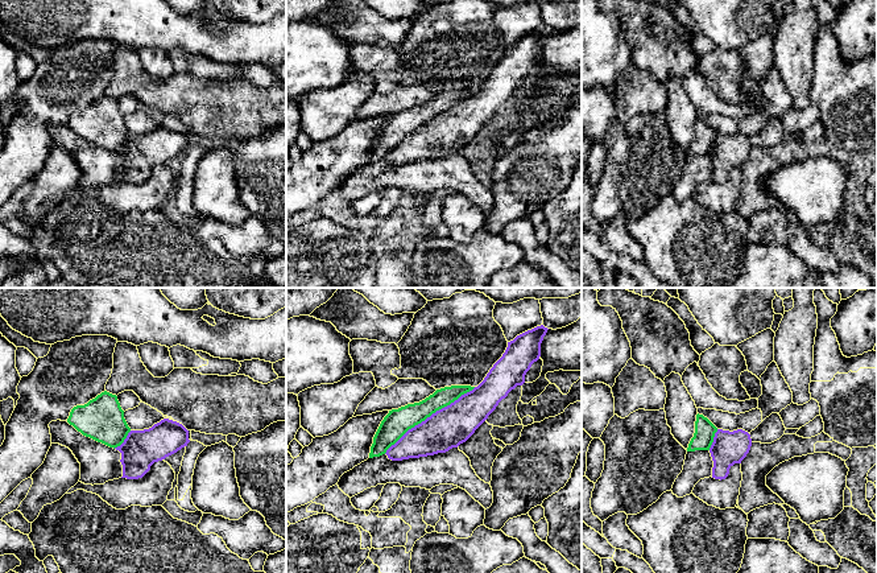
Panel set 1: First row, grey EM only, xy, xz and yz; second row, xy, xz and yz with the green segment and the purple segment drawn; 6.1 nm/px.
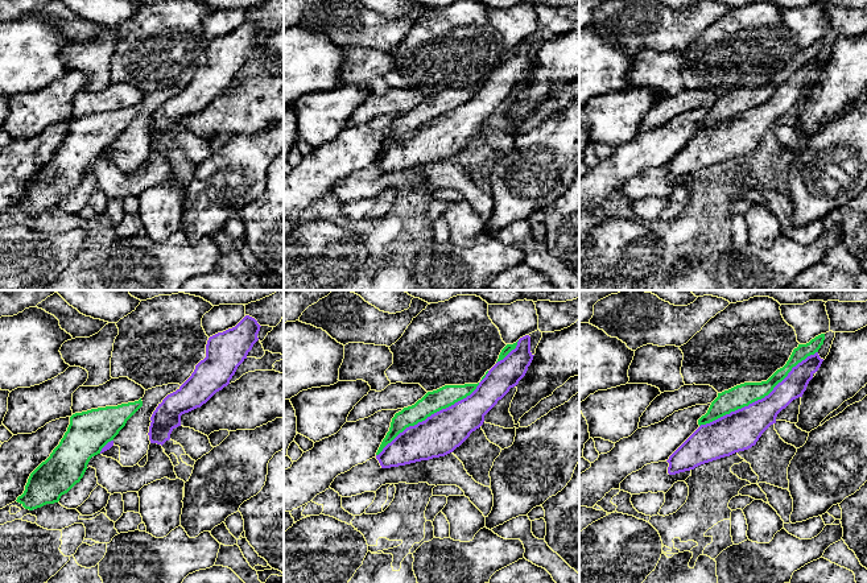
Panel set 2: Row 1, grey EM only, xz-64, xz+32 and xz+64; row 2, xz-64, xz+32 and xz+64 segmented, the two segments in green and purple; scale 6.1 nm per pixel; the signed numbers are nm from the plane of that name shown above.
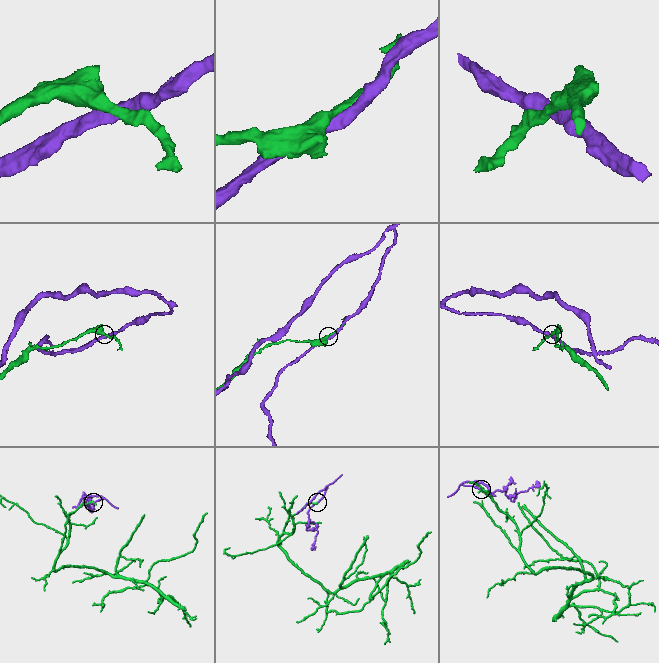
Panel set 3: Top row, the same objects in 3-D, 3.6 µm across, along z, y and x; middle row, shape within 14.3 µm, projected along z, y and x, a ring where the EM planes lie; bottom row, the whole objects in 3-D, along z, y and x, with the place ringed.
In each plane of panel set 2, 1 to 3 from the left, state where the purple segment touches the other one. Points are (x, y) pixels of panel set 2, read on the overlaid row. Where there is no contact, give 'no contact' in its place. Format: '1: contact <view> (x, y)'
1: contact xz-64 (104, 445)
2: contact xz+32 (434, 412)
3: contact xz+64 (759, 398)

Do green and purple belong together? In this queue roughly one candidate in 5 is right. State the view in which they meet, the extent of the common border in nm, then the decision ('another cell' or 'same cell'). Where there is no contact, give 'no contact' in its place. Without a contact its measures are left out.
meets green in xz; contact 700 nm long; another cell

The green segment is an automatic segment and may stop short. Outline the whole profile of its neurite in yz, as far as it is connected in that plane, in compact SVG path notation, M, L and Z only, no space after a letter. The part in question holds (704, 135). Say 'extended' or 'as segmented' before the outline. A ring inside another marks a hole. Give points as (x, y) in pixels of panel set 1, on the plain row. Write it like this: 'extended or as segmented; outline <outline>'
as segmented; outline M696 119L695 137L687 156L710 154L717 132L703 119Z

